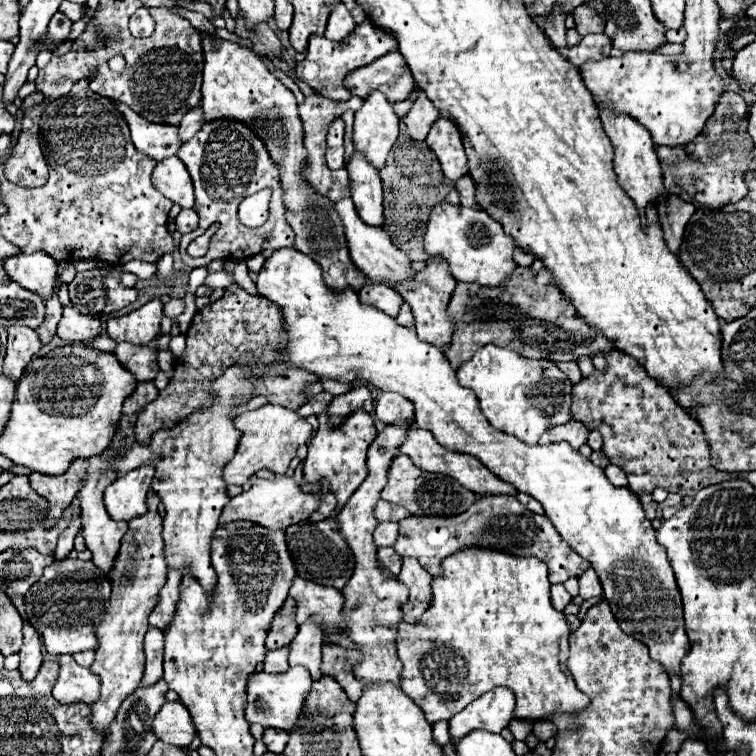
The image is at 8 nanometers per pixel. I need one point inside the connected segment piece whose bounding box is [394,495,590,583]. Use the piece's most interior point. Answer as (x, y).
(502, 523)

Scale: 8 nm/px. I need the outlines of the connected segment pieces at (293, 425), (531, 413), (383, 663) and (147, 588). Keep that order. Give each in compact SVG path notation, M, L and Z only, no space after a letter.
M264 405L260 409L254 409L254 411L246 411L242 415L238 415L234 419L234 427L238 431L242 431L242 437L240 437L240 443L238 443L238 449L236 449L236 455L234 459L224 467L224 479L226 483L230 485L244 485L256 471L260 469L268 469L272 473L278 473L278 475L284 475L288 471L288 465L290 461L296 457L296 449L298 445L302 443L308 443L310 437L312 437L312 427L306 419L302 419L296 411L290 411L290 409L284 409L280 405Z
M484 345L456 371L456 375L462 387L476 393L480 409L492 427L528 445L536 445L546 429L564 425L572 419L572 383L568 383L568 377L556 363L548 363L546 359L526 359L510 349Z
M398 419L396 423L388 425L384 431L378 433L378 437L368 449L368 477L348 499L346 507L336 515L340 533L344 535L344 539L348 541L356 557L354 575L342 591L346 595L344 617L348 619L348 627L350 627L348 637L362 647L360 651L364 655L362 663L358 663L354 669L356 677L360 677L364 683L394 683L396 687L400 687L400 673L402 673L402 663L396 653L396 635L398 635L398 625L402 623L402 607L408 603L408 589L396 577L382 571L376 557L378 547L374 545L372 533L378 525L378 519L374 517L374 507L380 501L380 493L384 485L388 483L388 469L392 465L392 459L398 455L398 449L404 443L412 425L414 425L414 419L406 419L406 421Z
M158 503L154 505L148 505L148 513L142 515L142 517L136 517L128 523L128 531L122 539L122 547L120 547L120 553L116 557L116 563L114 563L114 571L110 575L110 583L112 583L112 599L110 599L110 609L106 611L104 615L104 621L100 623L100 627L96 629L96 637L98 637L98 649L96 649L96 659L90 667L92 673L96 673L102 681L102 693L100 693L100 701L92 703L90 709L92 709L92 725L96 729L104 729L104 735L106 735L106 729L108 725L112 723L112 719L116 717L116 711L120 707L120 703L140 685L140 679L142 679L142 673L144 673L144 649L142 649L142 641L144 641L144 635L148 631L148 615L152 613L152 609L156 607L156 603L160 601L160 589L164 587L166 583L166 573L168 573L168 567L166 567L166 559L164 559L164 541L162 541L162 517L158 513Z

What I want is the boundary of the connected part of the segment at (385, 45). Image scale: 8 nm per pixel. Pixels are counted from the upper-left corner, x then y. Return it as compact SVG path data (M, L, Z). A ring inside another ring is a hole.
M364 19L360 25L354 27L354 31L348 37L344 37L342 41L336 41L336 43L328 41L326 37L316 37L314 35L308 43L306 59L296 65L296 75L306 85L310 85L318 95L322 95L326 99L332 99L332 101L348 101L352 95L342 85L344 77L350 71L354 71L358 67L364 67L364 65L370 65L374 59L380 59L386 53L396 51L396 49L398 49L398 43L388 31L376 27L370 19Z

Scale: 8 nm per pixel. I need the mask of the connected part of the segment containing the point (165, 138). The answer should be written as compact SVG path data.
M116 103L116 107L128 121L132 141L138 151L144 151L146 155L150 155L156 161L176 155L176 151L182 145L182 139L178 137L178 127L150 123L144 117L136 115L130 107L124 107L124 103Z

